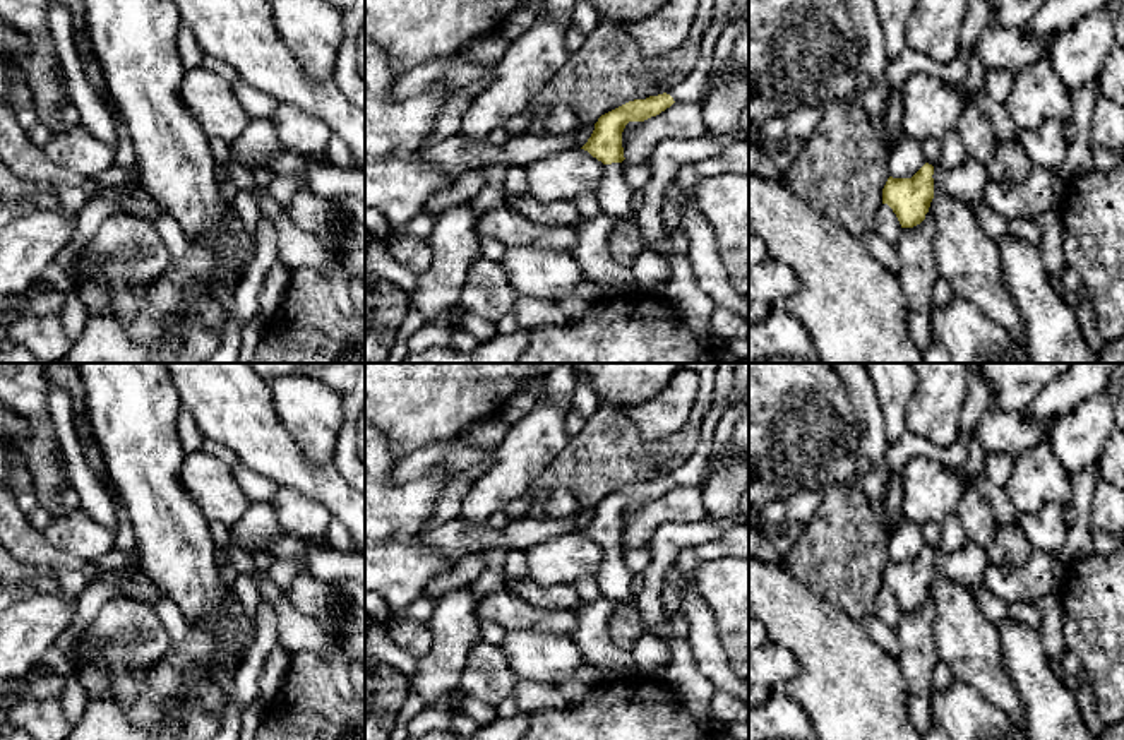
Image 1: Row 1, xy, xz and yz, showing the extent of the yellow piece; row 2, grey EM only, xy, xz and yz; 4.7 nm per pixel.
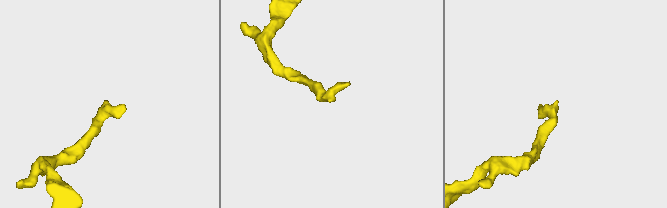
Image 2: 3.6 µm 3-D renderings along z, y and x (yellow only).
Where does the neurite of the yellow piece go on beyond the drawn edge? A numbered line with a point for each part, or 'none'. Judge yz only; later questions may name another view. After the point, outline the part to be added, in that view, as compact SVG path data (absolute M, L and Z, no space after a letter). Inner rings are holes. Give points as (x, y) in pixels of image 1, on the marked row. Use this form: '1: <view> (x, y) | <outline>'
1: yz (967, 184) | M966 159L963 166L954 170L936 164L932 178L934 194L946 194L973 209L984 200L984 190L990 175L987 164Z

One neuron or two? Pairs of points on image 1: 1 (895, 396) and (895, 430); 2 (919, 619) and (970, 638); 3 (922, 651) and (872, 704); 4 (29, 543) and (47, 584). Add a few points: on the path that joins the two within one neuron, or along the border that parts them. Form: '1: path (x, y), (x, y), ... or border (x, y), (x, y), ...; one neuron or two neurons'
1: path (895, 405), (895, 422); one neuron
2: border (929, 595), (932, 605), (932, 648), (939, 660); two neurons
3: border (895, 660), (905, 684), (907, 711); two neurons
4: border (17, 560), (47, 571), (72, 596); two neurons

